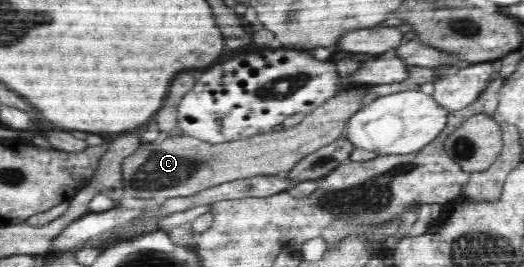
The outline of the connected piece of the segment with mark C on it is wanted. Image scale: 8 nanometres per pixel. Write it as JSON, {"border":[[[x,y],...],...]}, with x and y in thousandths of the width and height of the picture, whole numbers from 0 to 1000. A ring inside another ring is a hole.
{"border":[[[674,333],[632,363],[550,487],[519,487],[414,539],[345,498],[321,509],[303,536],[271,536],[254,581],[231,610],[239,730],[254,745],[298,745],[311,760],[323,738],[357,738],[452,667],[552,640],[586,581],[656,506],[660,461],[693,401],[697,348],[697,333]]]}

